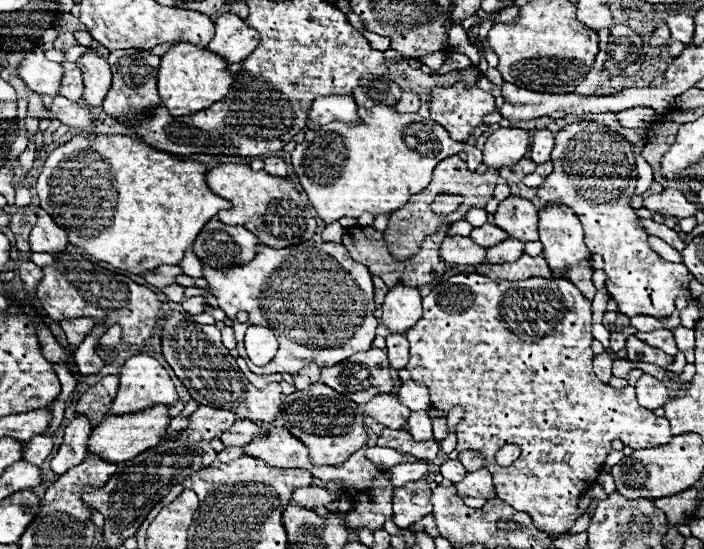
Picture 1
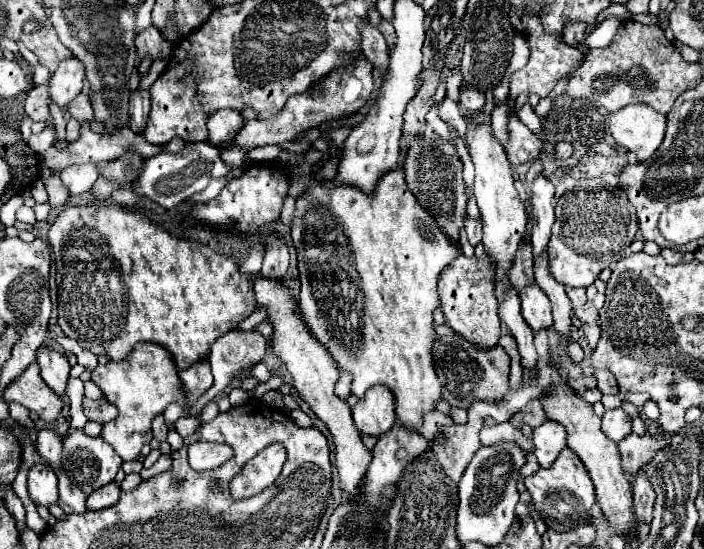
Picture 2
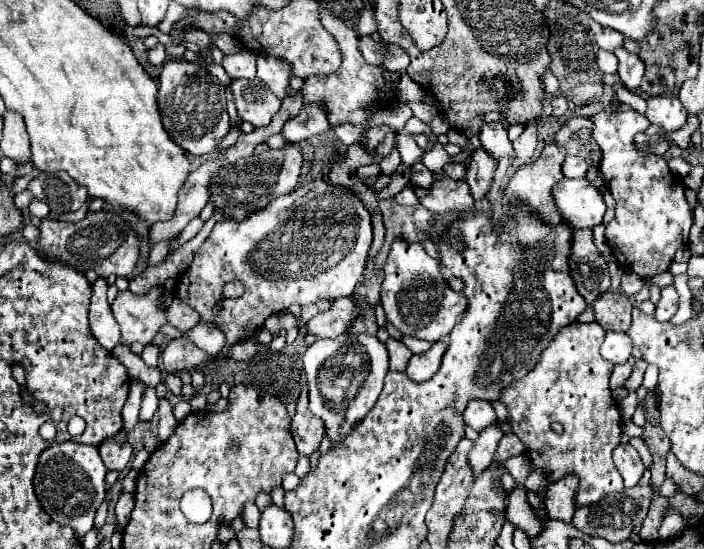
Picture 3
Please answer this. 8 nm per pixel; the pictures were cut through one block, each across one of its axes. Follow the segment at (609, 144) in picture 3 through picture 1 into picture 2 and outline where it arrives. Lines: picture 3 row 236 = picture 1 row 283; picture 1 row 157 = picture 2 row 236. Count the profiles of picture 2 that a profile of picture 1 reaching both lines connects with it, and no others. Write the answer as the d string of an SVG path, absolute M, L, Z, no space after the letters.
M570 178L570 182L566 184L566 192L556 204L556 224L552 226L552 240L548 246L548 262L554 280L574 288L586 288L594 284L604 268L624 256L624 250L632 244L636 230L636 210L630 206L626 194L618 186L610 184L604 178Z

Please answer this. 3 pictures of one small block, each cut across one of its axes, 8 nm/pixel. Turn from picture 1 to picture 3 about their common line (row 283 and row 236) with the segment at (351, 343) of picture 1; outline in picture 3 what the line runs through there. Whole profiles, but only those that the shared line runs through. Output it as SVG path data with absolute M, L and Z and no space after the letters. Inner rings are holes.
M314 180L304 186L298 186L292 194L286 194L284 198L272 200L268 208L258 210L258 214L252 214L252 218L246 218L236 226L234 222L218 222L210 236L202 242L198 252L194 254L194 260L190 268L176 278L176 296L184 300L194 312L200 314L200 322L218 326L226 336L226 346L218 356L210 356L208 352L200 350L192 340L188 338L176 338L168 342L162 350L162 366L168 374L180 374L196 370L206 360L222 360L230 354L232 346L240 340L250 338L256 330L262 328L264 320L288 310L292 304L306 306L314 304L318 300L336 300L342 296L348 296L354 292L354 286L360 282L364 272L364 260L366 250L370 250L372 244L372 224L370 214L366 212L360 198L342 186L332 186L324 180ZM240 280L244 284L244 294L240 298L226 298L222 294L224 284Z

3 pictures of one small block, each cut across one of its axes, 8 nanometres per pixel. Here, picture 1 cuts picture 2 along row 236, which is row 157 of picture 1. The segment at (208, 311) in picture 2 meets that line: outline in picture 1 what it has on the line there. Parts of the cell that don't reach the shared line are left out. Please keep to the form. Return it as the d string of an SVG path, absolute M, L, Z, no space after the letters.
M84 134L84 136L74 136L72 140L68 140L66 144L58 146L56 150L52 150L52 154L46 158L46 164L42 168L42 174L38 176L36 180L36 190L38 190L38 196L40 196L40 206L44 210L48 210L48 214L56 220L56 224L60 228L64 228L68 232L68 240L72 246L76 248L82 248L86 250L90 256L98 258L98 260L104 260L116 268L122 268L122 270L128 270L132 274L142 274L146 270L152 270L152 268L158 268L162 265L179 265L182 256L184 256L184 250L190 248L196 240L196 236L200 234L200 230L204 228L204 224L218 214L218 210L228 210L230 204L228 200L222 200L220 196L216 196L208 184L204 182L204 174L208 172L206 164L204 162L194 162L194 160L180 160L178 156L170 154L170 152L162 152L162 150L156 150L148 144L142 144L130 136L122 136L122 134L114 134L114 136L108 136L108 134Z

